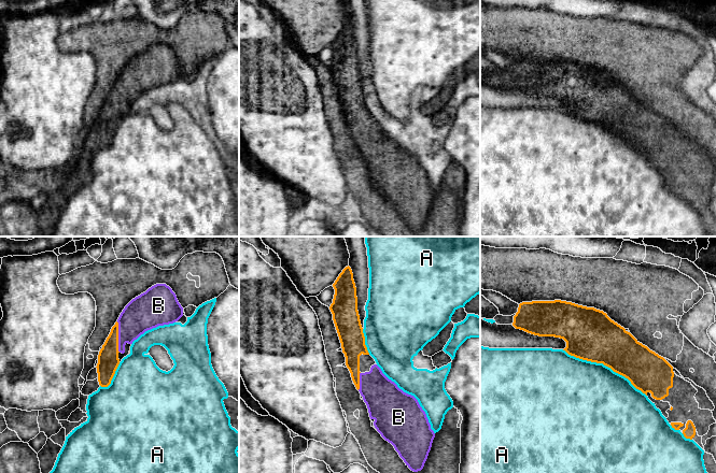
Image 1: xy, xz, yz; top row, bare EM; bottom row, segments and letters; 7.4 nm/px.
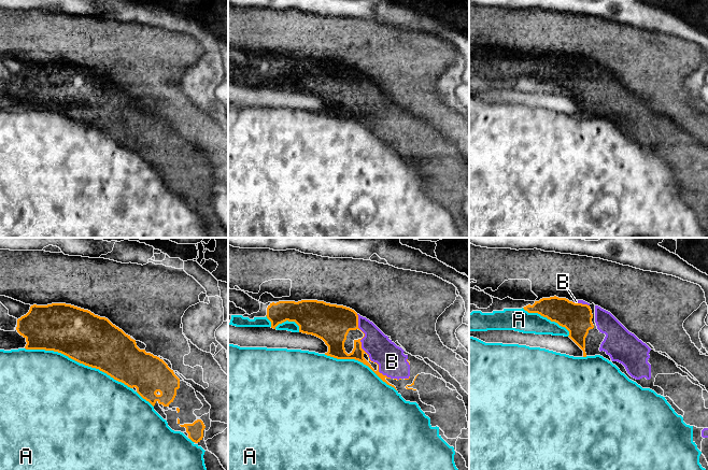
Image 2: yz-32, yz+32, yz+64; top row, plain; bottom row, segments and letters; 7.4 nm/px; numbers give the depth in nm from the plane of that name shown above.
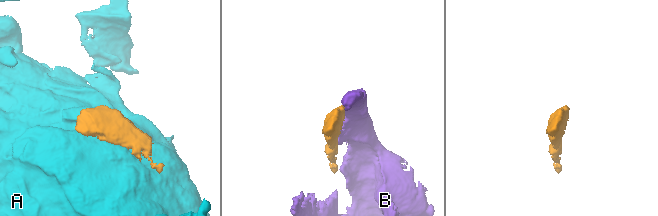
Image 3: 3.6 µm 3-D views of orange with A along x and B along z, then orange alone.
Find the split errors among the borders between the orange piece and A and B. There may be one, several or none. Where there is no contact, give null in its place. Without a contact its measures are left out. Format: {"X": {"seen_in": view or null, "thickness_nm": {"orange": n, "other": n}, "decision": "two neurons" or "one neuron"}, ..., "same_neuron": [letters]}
{"A": {"seen_in": "yz", "thickness_nm": {"orange": 380, "other": 480}, "decision": "two neurons"}, "B": {"seen_in": "xy", "thickness_nm": {"orange": 160, "other": 260}, "decision": "one neuron"}, "same_neuron": ["B"]}

